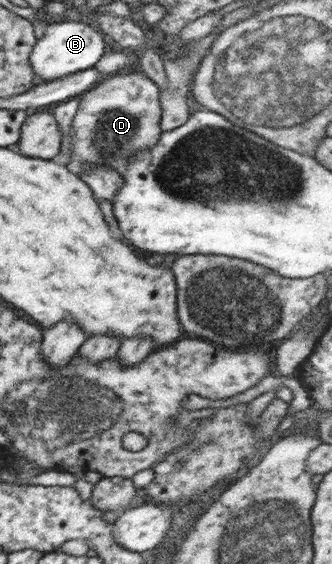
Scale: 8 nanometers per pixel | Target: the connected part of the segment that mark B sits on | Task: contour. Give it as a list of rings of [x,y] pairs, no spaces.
[[[56,22],[48,24],[42,38],[37,39],[31,52],[31,69],[43,82],[51,82],[75,72],[94,68],[105,54],[105,42],[101,32],[80,22]]]

